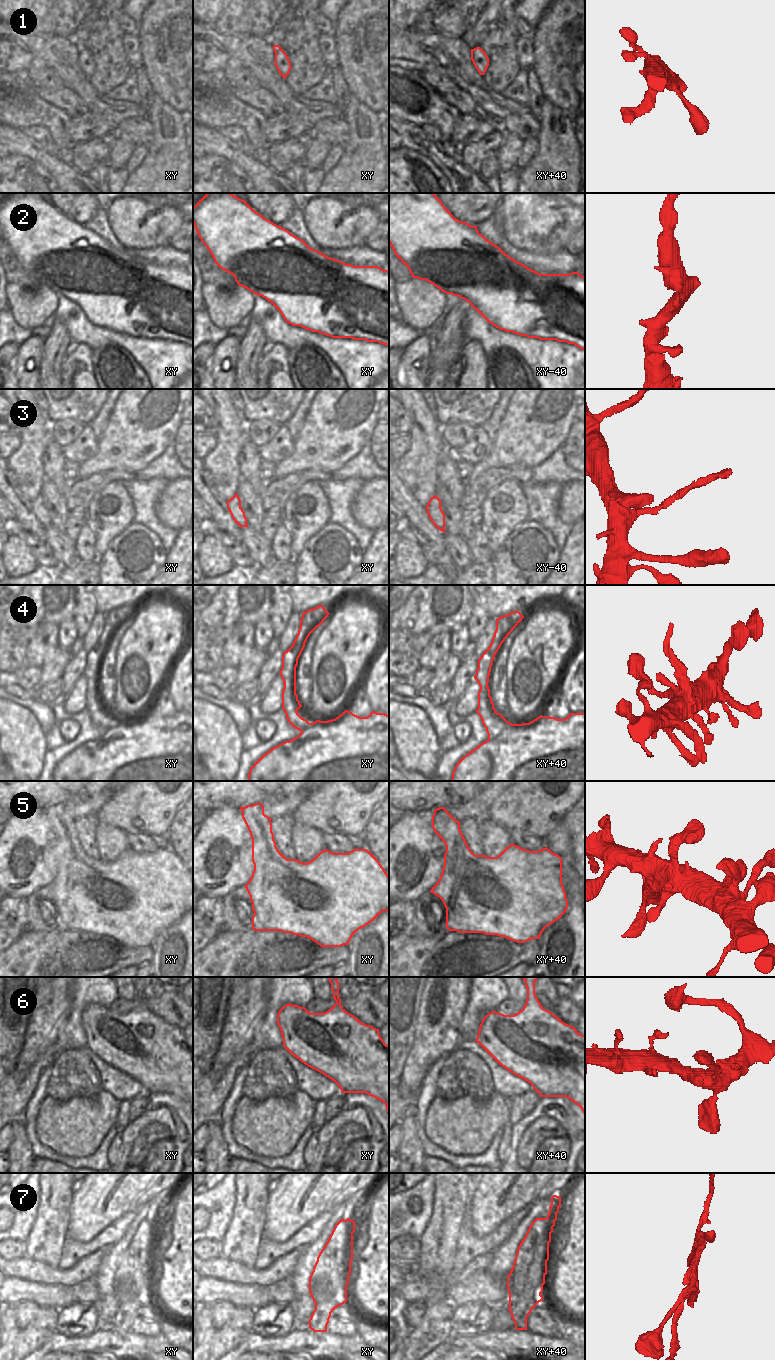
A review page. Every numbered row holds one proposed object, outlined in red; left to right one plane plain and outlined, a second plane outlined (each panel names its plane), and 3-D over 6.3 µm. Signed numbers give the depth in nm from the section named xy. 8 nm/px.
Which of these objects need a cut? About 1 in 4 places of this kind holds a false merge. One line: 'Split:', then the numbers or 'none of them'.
Split: 4, 7

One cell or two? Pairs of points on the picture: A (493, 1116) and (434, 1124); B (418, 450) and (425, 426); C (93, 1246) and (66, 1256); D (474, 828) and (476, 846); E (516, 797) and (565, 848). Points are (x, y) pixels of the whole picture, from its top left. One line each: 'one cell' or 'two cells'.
A: one cell
B: one cell
C: one cell
D: one cell
E: two cells

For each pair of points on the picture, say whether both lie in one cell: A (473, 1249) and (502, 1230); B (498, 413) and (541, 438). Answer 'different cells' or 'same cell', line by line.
A: same cell
B: different cells

